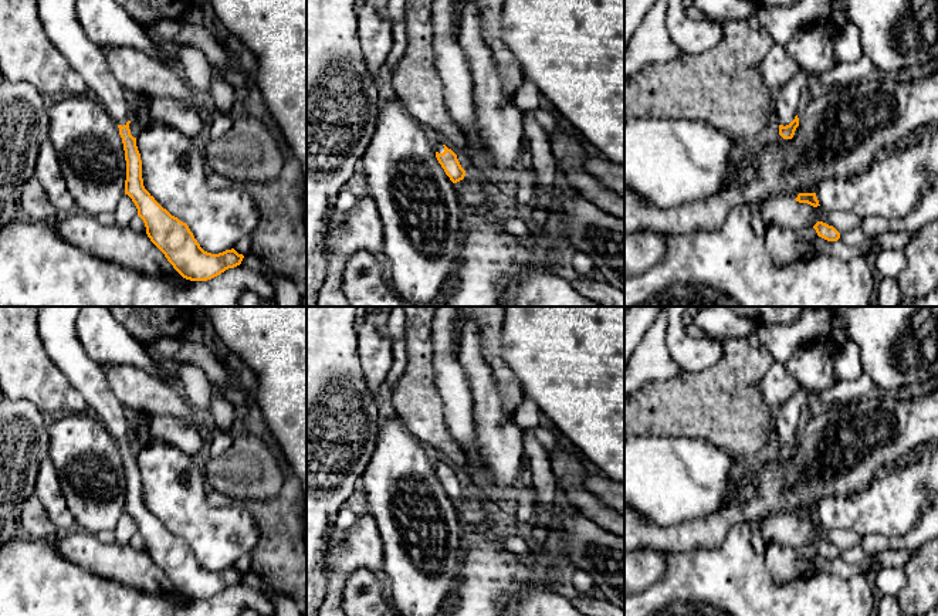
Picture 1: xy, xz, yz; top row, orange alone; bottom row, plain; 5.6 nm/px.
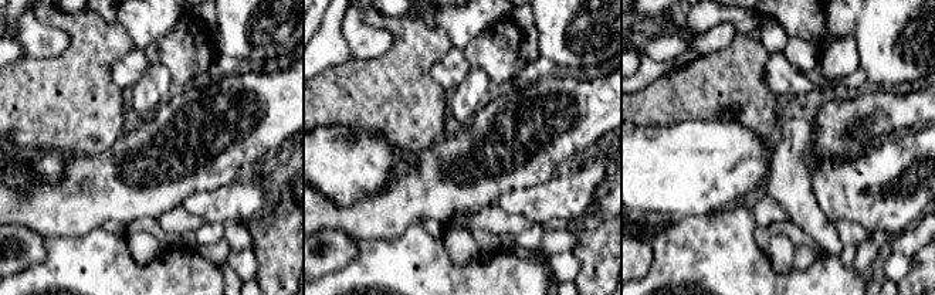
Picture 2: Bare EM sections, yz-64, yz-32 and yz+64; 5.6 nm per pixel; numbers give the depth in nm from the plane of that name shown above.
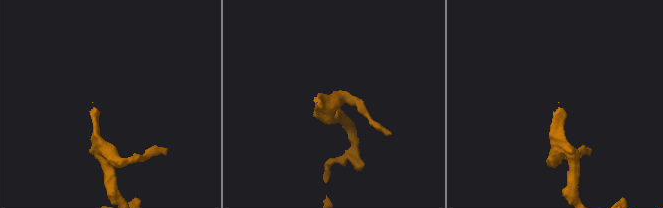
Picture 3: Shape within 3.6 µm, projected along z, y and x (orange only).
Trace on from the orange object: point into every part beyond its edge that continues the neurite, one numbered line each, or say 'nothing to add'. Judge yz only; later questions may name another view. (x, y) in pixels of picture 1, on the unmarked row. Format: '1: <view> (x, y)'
1: yz (788, 416)

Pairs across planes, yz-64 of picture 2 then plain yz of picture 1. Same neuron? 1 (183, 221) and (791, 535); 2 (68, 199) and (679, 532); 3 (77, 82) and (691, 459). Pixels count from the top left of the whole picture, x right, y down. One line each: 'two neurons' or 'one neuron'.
1: one neuron
2: one neuron
3: two neurons

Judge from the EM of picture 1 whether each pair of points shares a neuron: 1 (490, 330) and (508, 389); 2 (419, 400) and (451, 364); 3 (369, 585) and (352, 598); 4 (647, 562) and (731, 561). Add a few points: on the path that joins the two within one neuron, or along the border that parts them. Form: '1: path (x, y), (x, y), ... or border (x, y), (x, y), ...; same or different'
1: path (491, 344), (493, 356), (504, 375); same
2: border (433, 348), (434, 381), (444, 413); different
3: path (365, 585), (356, 594); same
4: border (667, 552), (666, 572), (646, 589); different

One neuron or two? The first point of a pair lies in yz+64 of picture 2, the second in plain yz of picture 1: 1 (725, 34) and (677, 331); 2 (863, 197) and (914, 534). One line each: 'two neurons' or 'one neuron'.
1: one neuron
2: two neurons

